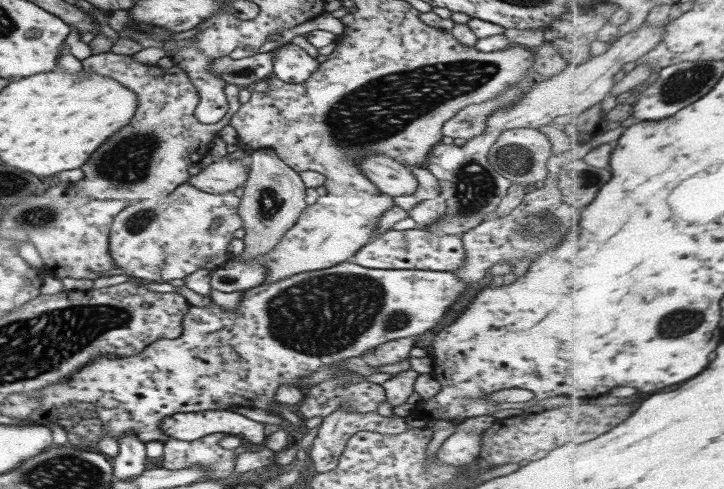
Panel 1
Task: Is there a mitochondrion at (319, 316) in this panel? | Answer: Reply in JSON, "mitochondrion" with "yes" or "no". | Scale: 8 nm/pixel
{"mitochondrion":"yes"}

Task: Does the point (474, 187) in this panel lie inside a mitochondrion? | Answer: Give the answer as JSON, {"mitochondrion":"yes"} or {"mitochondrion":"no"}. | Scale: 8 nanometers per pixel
{"mitochondrion":"yes"}

